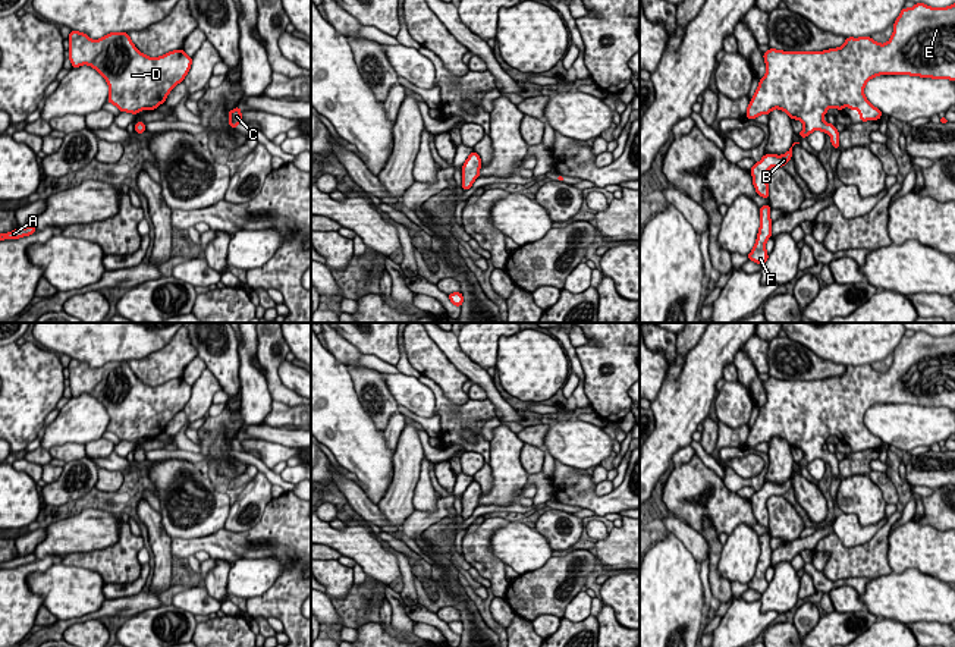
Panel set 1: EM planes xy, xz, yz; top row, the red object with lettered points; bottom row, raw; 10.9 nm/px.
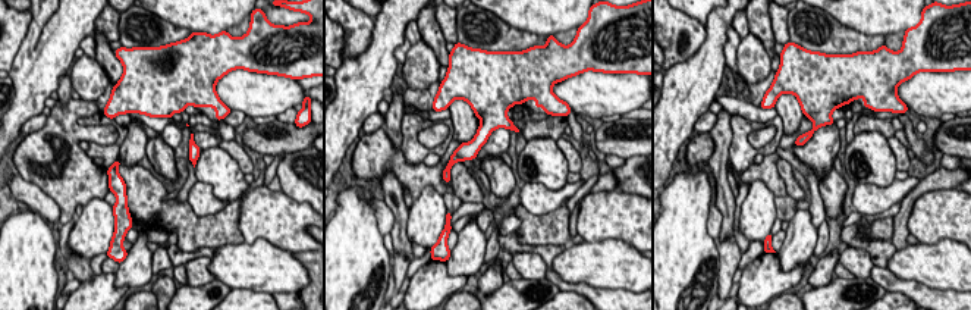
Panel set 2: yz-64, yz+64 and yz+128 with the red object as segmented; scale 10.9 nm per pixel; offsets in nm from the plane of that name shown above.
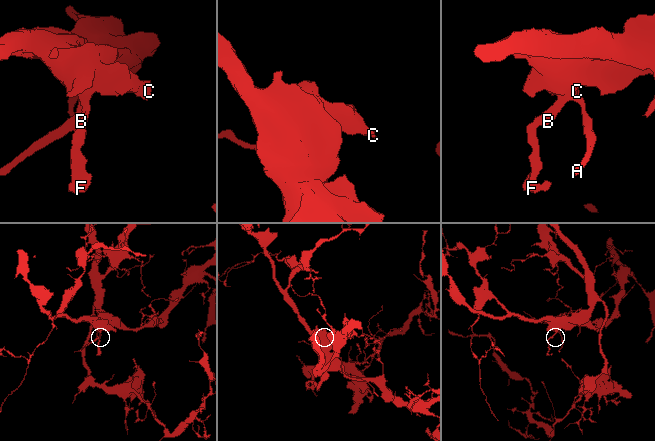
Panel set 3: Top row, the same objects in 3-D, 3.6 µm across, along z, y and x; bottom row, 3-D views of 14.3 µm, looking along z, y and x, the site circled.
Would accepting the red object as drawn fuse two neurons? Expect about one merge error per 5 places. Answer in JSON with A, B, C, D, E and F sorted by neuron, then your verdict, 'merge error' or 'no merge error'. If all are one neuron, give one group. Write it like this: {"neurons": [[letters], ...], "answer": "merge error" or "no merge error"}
{"neurons": [["A", "B", "C", "D", "E", "F"]], "answer": "no merge error"}

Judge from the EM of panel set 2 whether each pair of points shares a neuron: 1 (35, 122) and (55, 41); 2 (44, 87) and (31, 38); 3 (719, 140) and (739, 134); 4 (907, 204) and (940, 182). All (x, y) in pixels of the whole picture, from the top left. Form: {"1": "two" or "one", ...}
{"1": "two", "2": "one", "3": "two", "4": "one"}

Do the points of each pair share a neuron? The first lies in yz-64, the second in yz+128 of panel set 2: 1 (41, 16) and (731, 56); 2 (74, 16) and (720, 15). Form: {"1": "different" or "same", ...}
{"1": "different", "2": "same"}

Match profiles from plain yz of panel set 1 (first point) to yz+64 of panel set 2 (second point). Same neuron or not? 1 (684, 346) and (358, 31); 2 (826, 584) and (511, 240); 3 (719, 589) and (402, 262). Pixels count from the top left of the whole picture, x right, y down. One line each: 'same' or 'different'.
1: different
2: same
3: different

